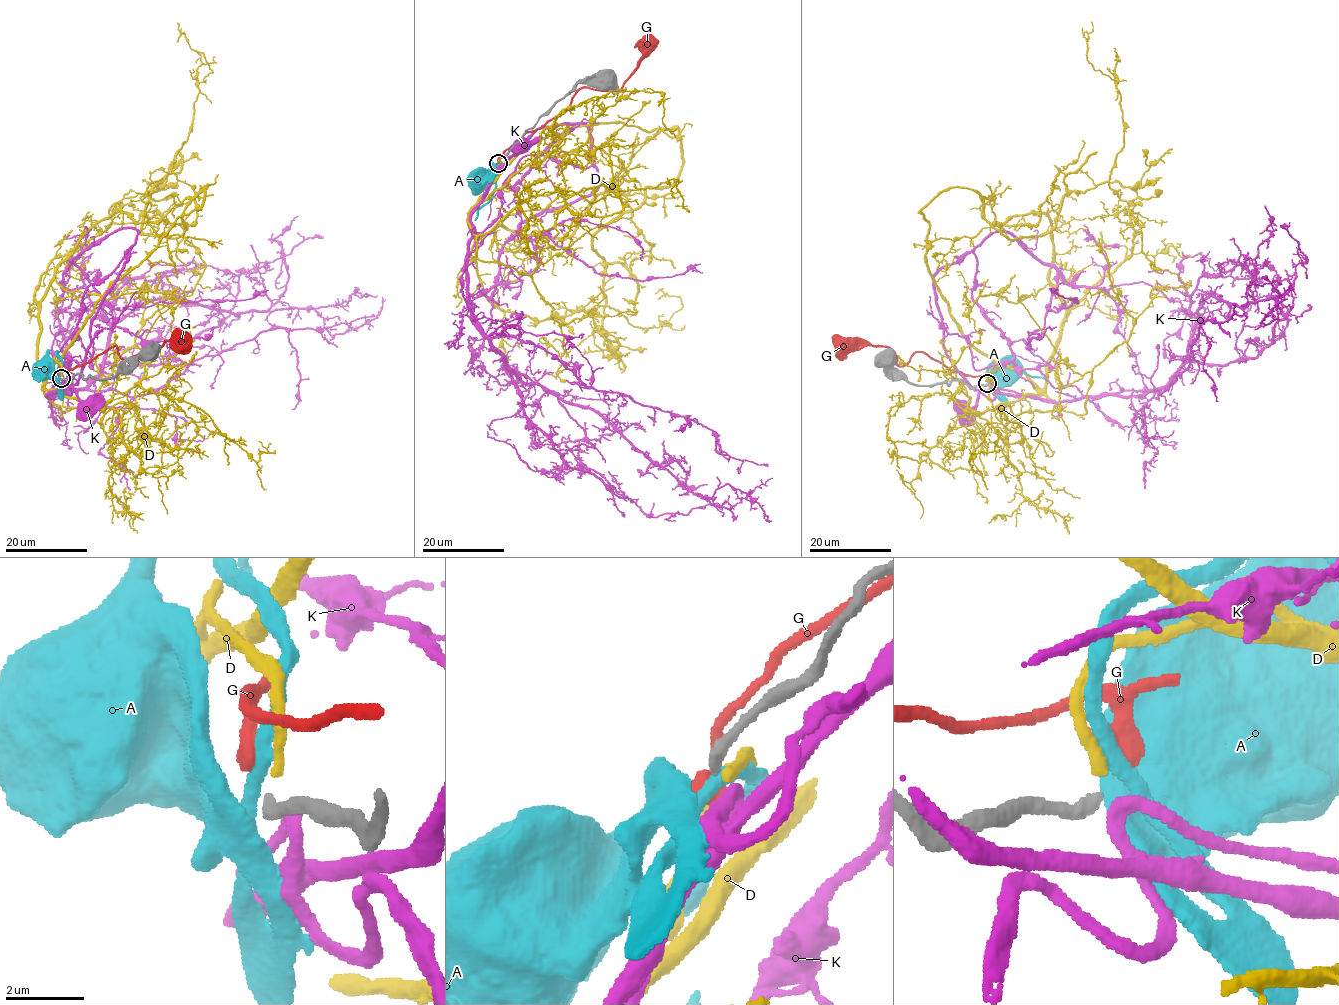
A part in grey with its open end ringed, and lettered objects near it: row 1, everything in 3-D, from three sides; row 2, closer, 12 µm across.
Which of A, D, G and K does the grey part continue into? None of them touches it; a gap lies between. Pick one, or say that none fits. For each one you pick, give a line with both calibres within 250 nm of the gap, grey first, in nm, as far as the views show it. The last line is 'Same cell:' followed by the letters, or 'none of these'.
D: 320/280 nm
Same cell: D

